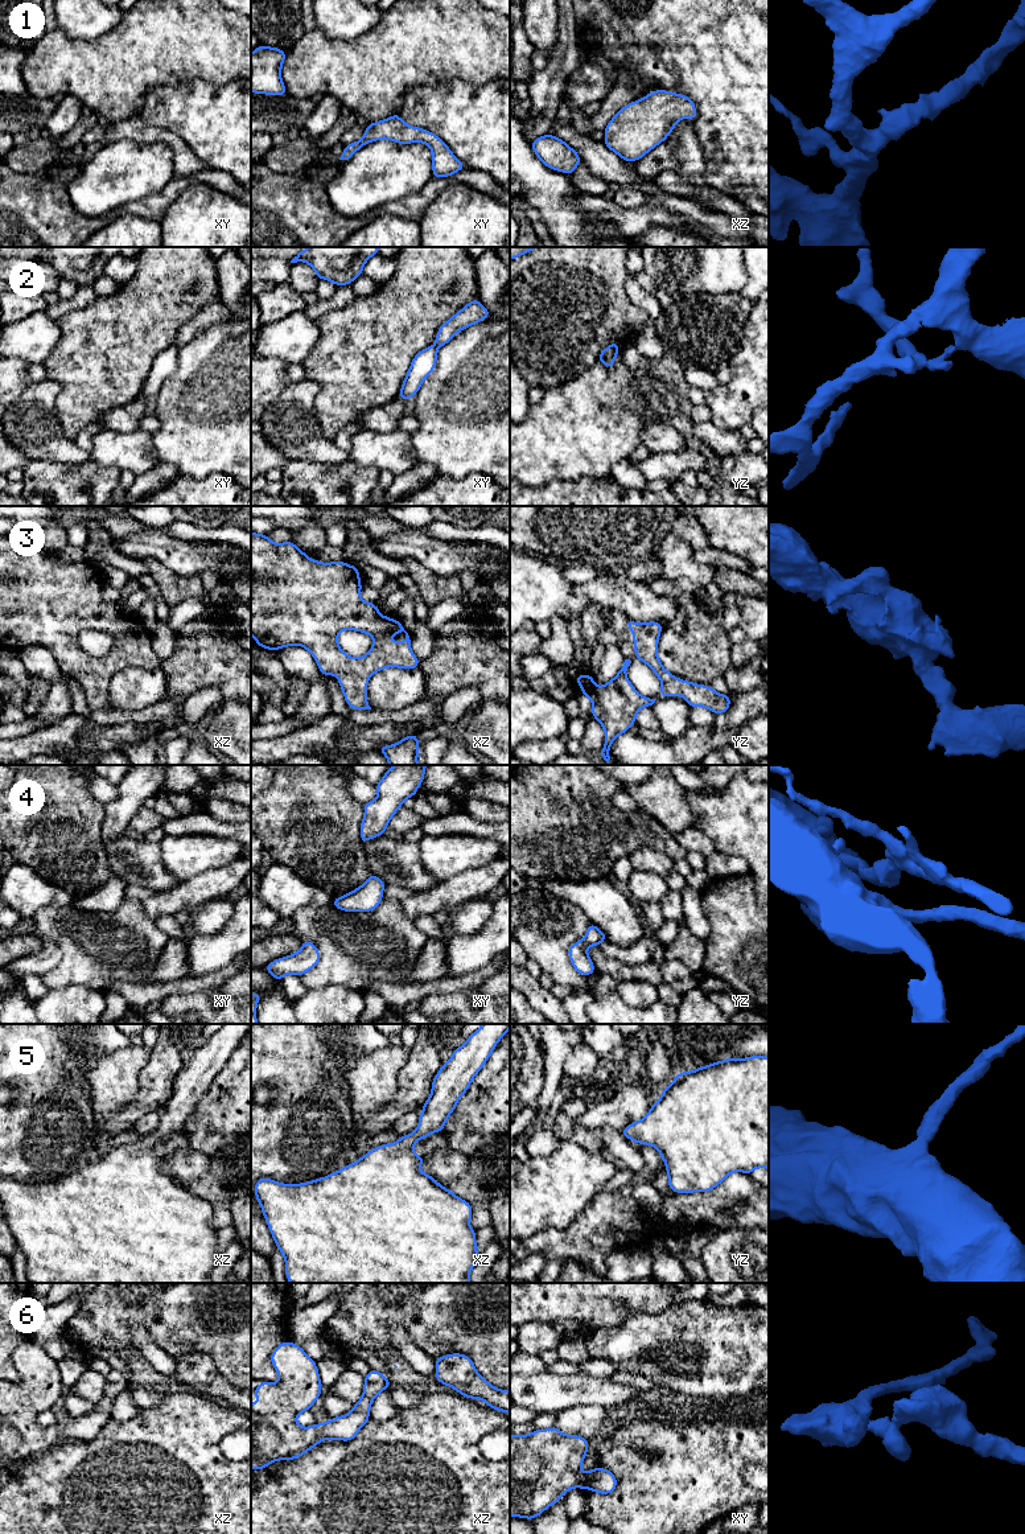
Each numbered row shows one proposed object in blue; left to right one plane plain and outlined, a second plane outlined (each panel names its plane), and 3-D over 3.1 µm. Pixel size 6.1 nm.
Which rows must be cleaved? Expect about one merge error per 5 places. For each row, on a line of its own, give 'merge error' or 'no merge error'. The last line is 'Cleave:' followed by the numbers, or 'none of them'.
1: no merge error
2: merge error
3: no merge error
4: no merge error
5: no merge error
6: no merge error
Cleave: 2

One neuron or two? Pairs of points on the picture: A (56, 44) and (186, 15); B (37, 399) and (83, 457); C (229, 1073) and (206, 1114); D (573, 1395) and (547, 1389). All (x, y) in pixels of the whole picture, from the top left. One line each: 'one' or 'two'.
A: one
B: one
C: one
D: one

